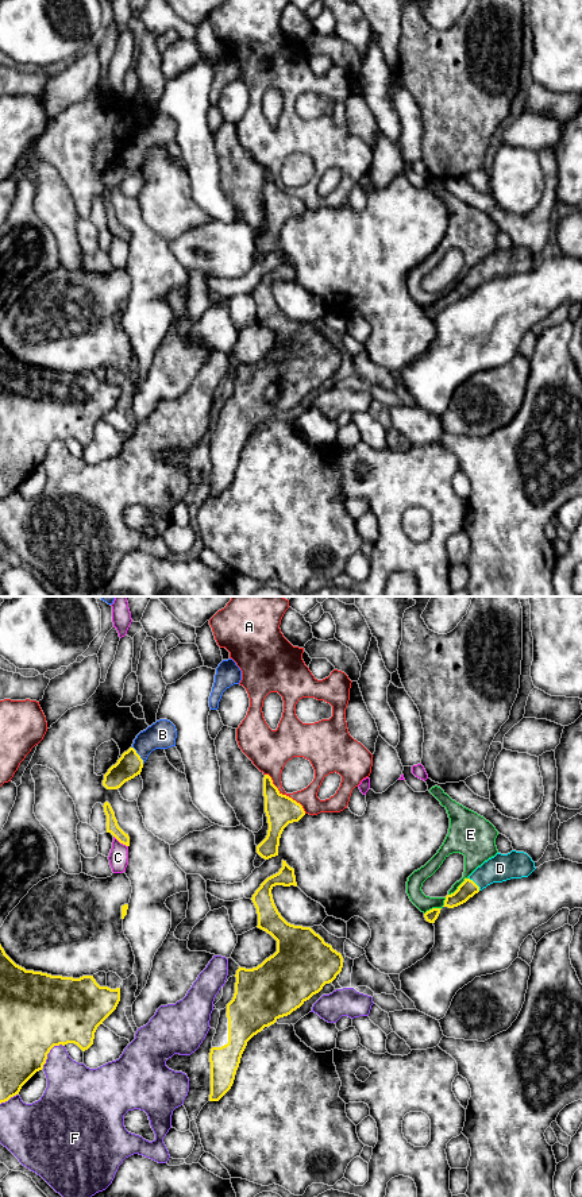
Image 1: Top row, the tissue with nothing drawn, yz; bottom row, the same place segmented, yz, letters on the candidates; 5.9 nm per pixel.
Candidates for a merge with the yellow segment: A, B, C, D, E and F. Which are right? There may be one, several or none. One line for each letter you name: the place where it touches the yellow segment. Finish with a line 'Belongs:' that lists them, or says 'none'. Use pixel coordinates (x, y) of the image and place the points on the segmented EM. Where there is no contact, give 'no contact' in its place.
B: meets yellow in yz at (138, 755)
D: meets yellow in yz at (475, 884)
Belongs: B, D

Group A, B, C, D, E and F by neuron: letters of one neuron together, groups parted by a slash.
A / B D / C / E / F

